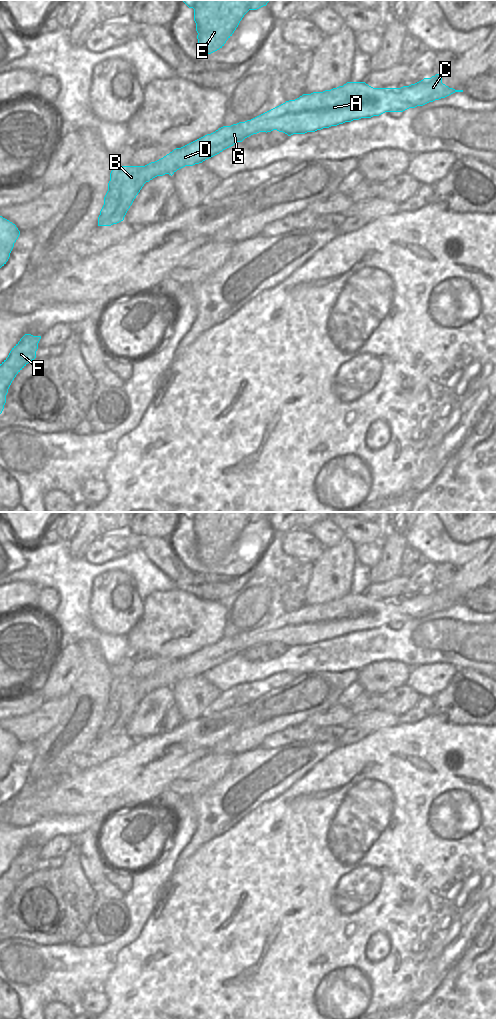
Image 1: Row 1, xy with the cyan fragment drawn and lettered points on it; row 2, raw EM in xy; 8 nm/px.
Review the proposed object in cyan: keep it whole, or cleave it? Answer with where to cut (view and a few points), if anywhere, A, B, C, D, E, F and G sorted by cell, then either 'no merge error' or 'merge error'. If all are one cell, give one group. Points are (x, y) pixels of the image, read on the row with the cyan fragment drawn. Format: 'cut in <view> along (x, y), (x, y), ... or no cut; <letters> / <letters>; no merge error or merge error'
cut in xy along (143, 166), (143, 178), (146, 181); A C D G / B E F; merge error

